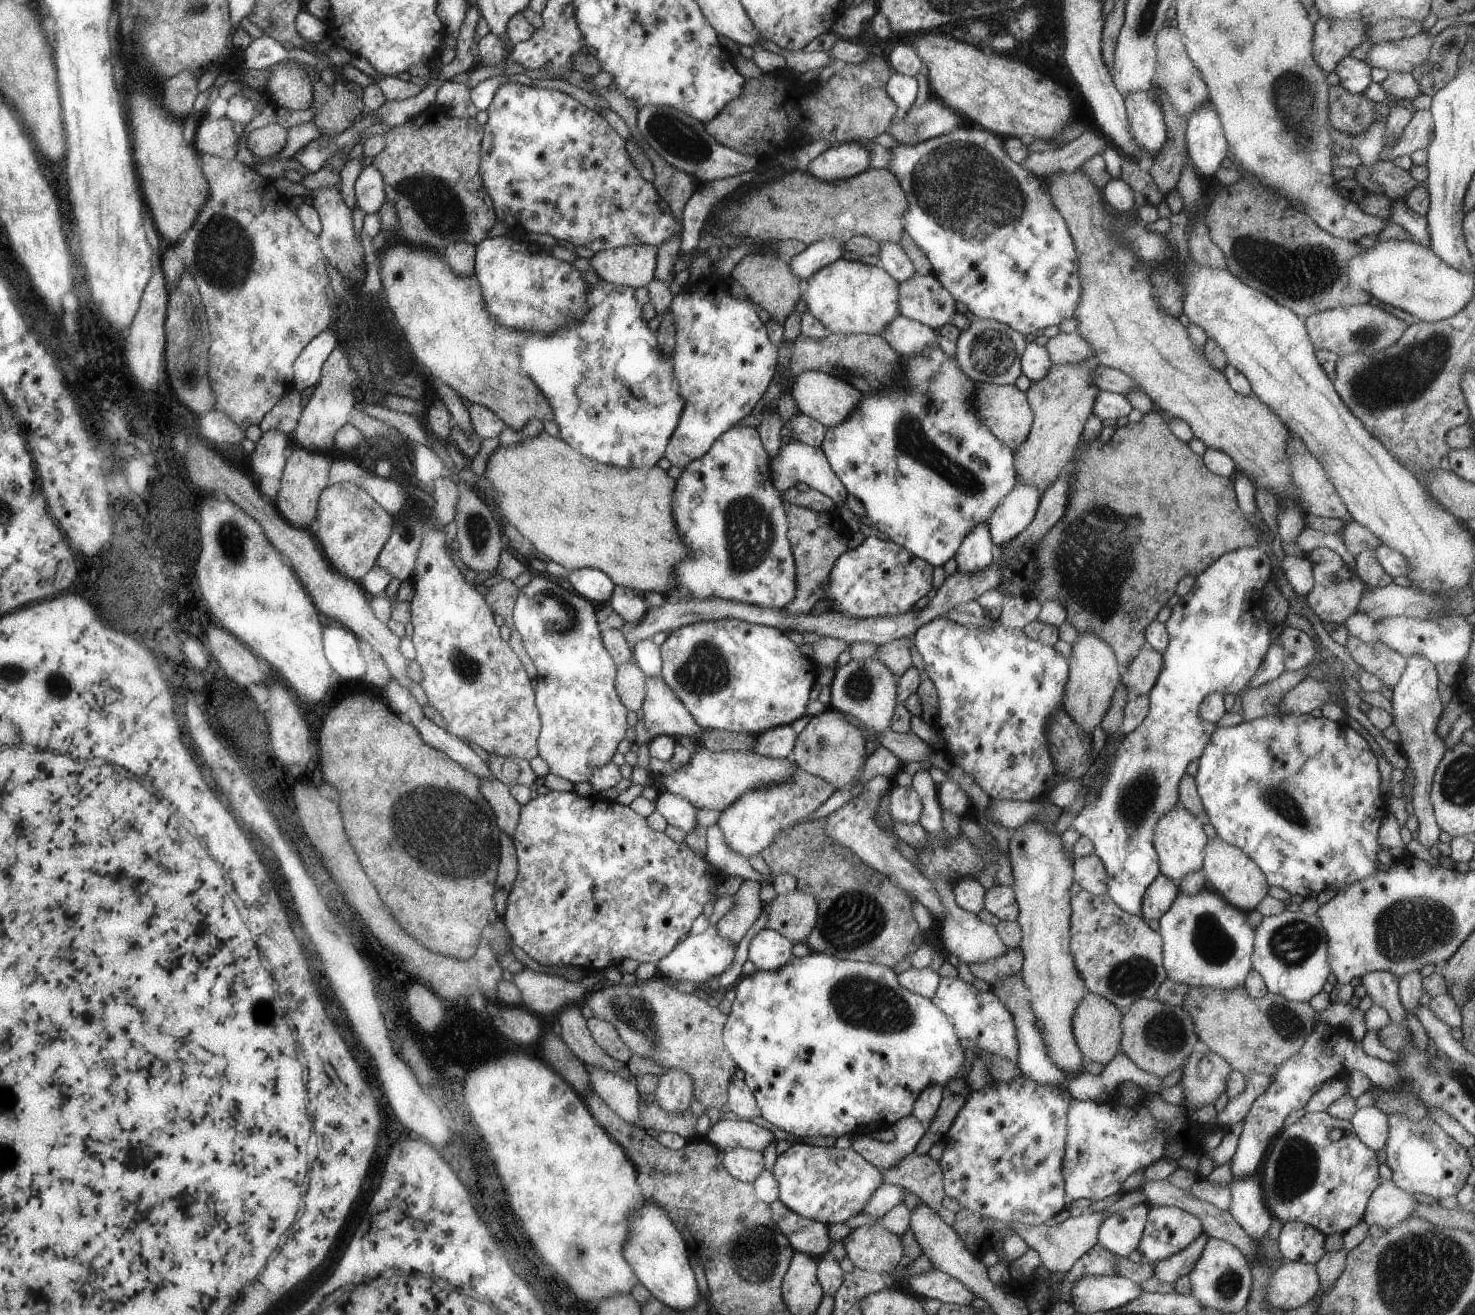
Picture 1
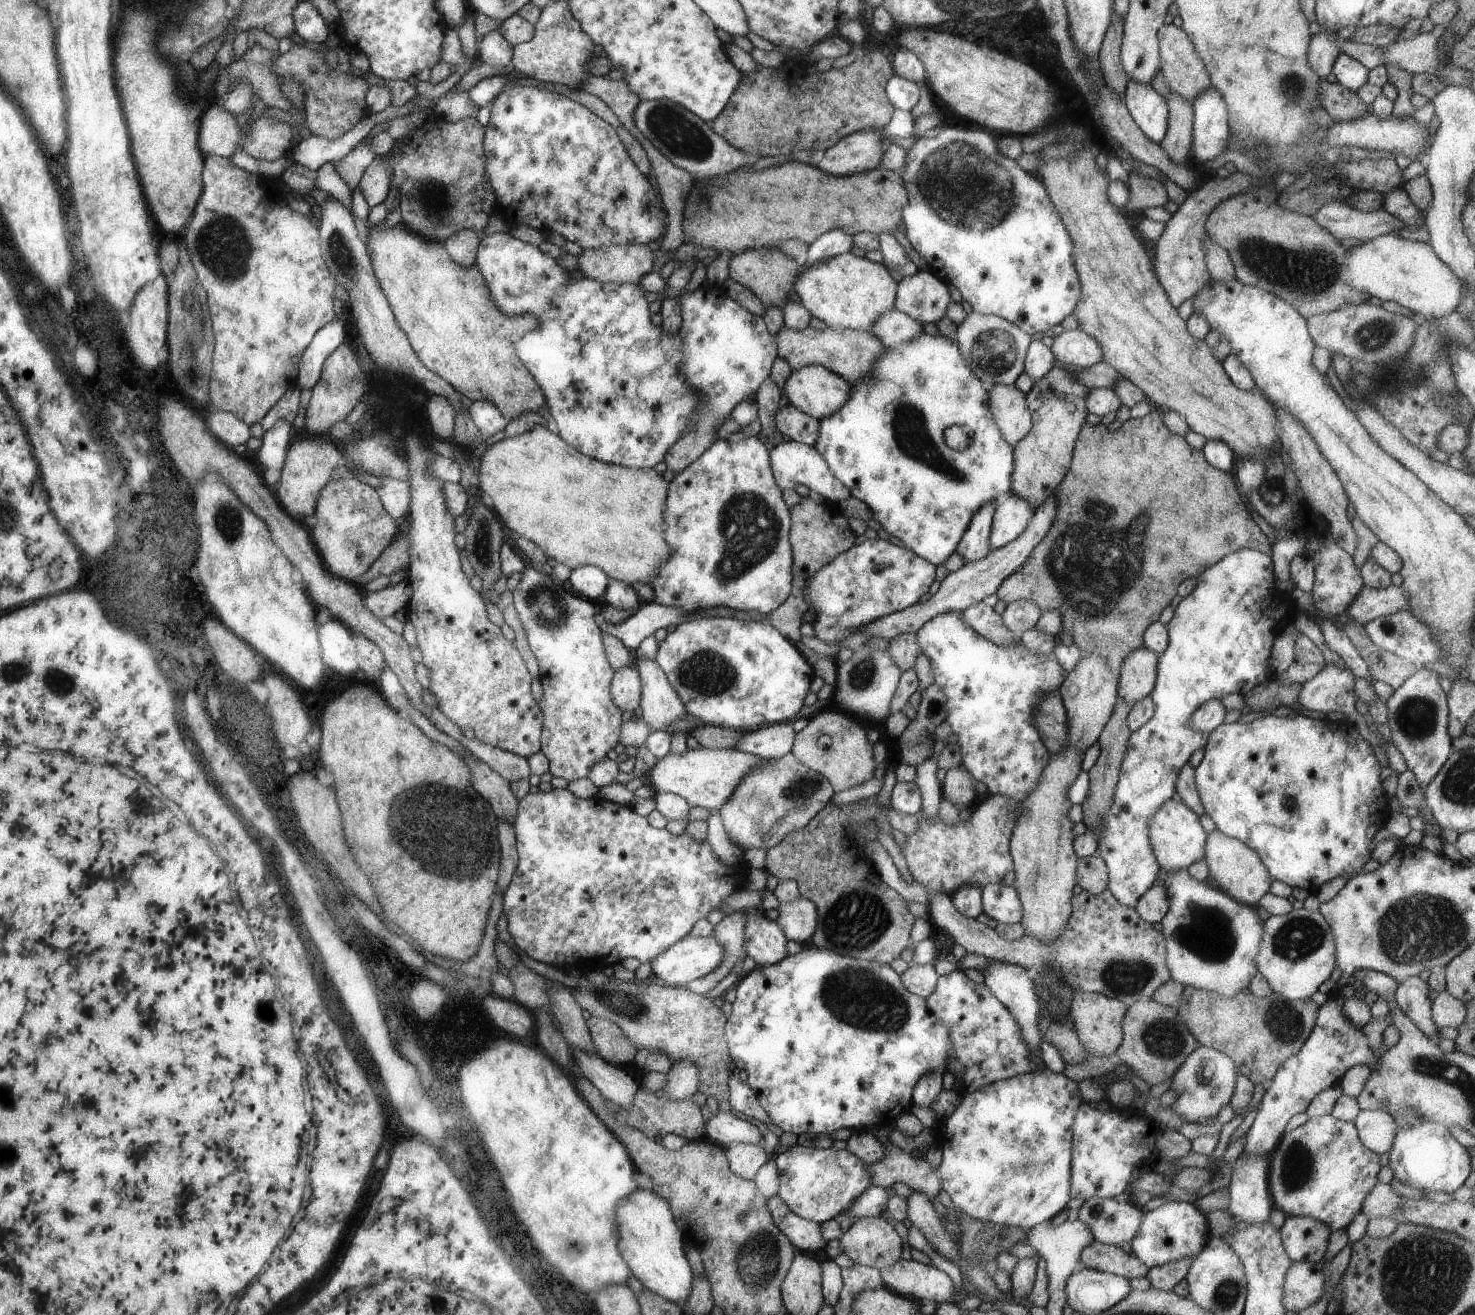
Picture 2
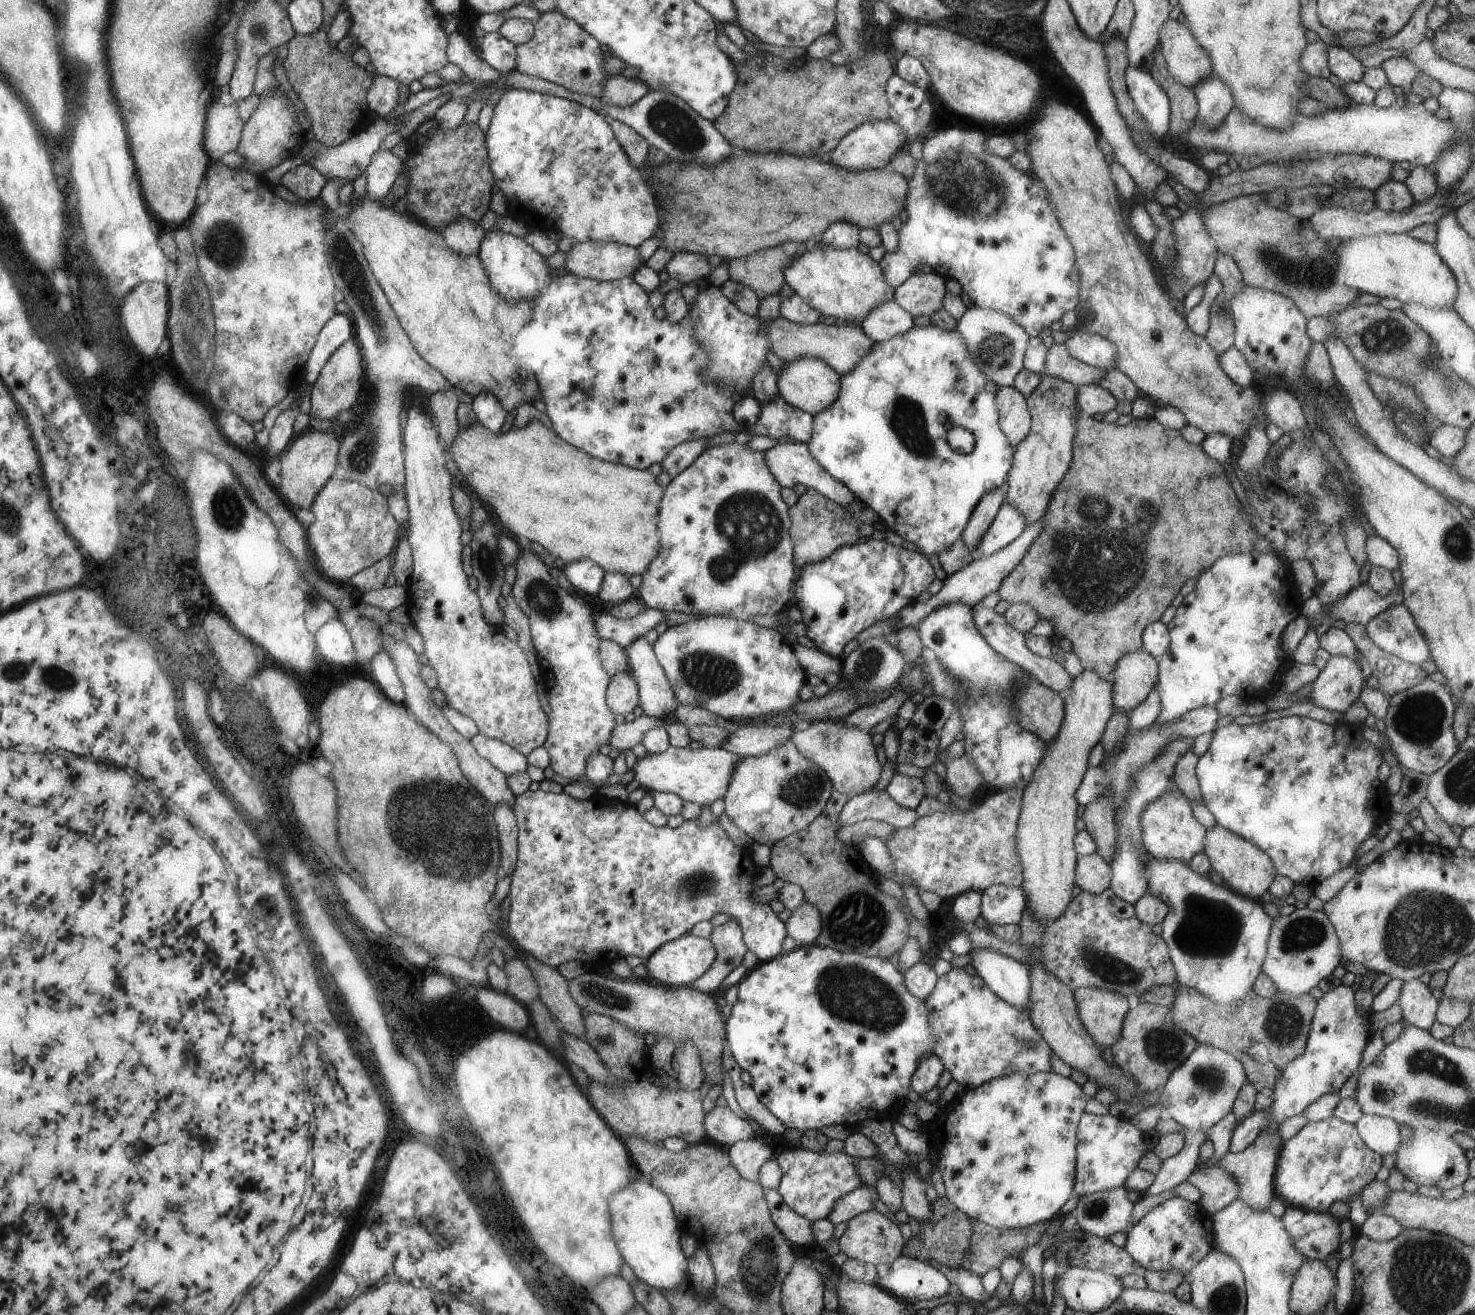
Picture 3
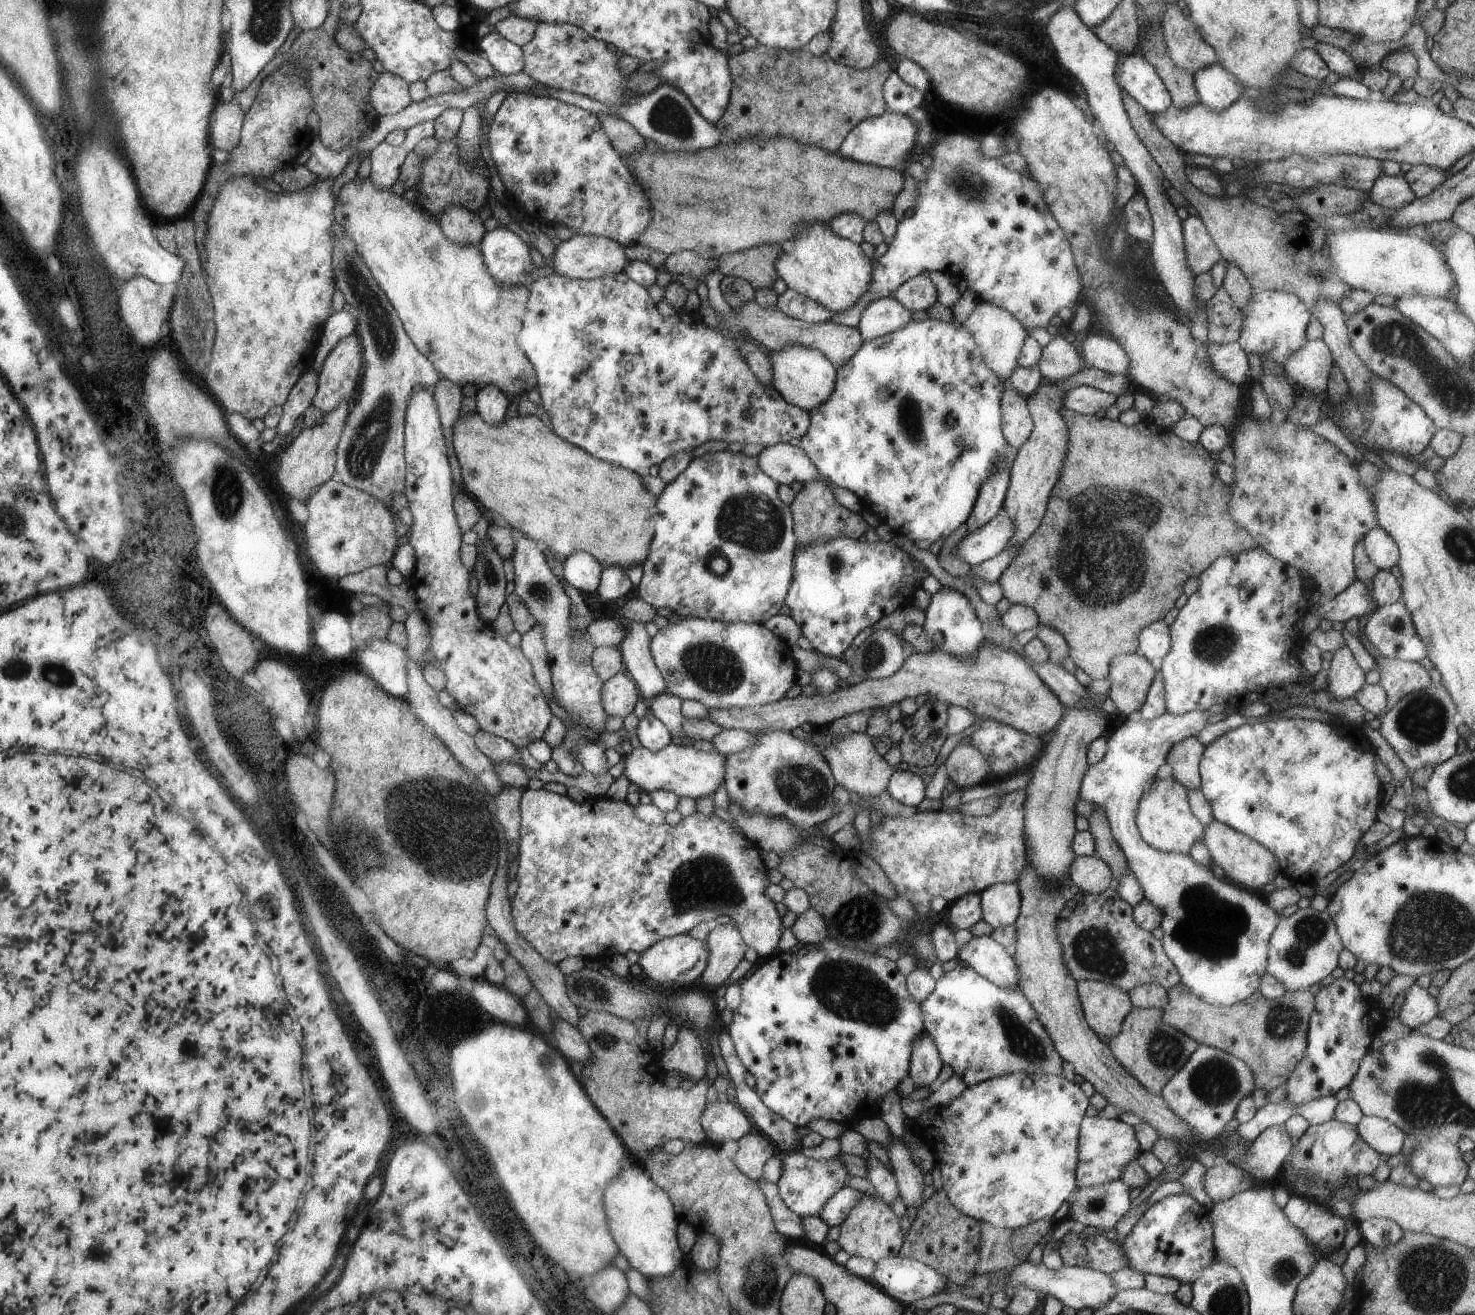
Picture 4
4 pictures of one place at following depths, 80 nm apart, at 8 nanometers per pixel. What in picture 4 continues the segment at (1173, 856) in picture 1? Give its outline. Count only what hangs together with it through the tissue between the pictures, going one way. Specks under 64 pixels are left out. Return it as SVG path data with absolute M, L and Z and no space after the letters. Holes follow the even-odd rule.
M1155 777L1155 781L1145 789L1145 793L1140 797L1135 821L1142 840L1157 851L1165 853L1189 854L1189 850L1196 840L1203 838L1204 826L1202 822L1192 813L1188 805L1187 788L1178 782L1174 777Z

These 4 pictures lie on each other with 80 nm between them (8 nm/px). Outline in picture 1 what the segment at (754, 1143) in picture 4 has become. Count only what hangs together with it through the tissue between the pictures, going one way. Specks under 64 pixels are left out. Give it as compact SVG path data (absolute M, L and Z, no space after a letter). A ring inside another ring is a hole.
M736 1147L727 1151L723 1158L728 1172L747 1183L754 1182L765 1169L762 1151Z

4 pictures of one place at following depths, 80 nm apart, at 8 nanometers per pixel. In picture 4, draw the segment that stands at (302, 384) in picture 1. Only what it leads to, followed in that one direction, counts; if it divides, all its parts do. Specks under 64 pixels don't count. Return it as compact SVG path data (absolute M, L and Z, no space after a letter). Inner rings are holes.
M341 310L332 314L323 328L322 340L320 340L315 350L313 364L320 370L321 364L328 356L331 348L346 335L352 334L357 330L356 316L348 310Z

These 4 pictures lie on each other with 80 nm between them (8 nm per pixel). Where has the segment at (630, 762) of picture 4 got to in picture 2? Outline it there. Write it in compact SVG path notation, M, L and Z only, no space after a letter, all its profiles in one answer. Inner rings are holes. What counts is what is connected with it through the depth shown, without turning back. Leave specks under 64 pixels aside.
M696 748L688 750L684 756L670 754L650 768L642 776L646 785L655 793L671 793L687 800L690 807L718 810L729 801L731 796L752 770L760 770L766 760L752 754L745 754L735 749L709 750Z

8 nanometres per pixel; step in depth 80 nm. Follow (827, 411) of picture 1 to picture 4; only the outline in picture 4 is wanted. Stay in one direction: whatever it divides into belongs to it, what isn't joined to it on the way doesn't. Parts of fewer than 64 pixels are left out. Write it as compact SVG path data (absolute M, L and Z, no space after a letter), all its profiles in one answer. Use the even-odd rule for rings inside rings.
M788 345L787 349L771 352L769 361L773 366L771 384L783 399L794 406L799 406L810 412L824 404L832 394L837 368L828 360L827 355L821 353L817 348Z

